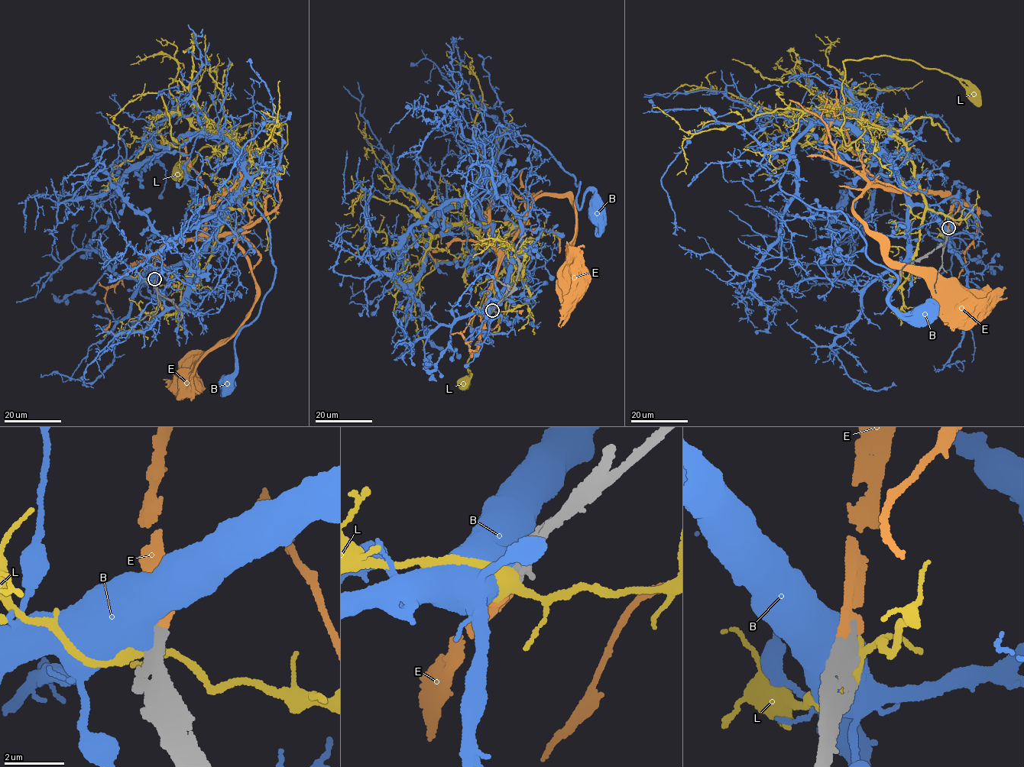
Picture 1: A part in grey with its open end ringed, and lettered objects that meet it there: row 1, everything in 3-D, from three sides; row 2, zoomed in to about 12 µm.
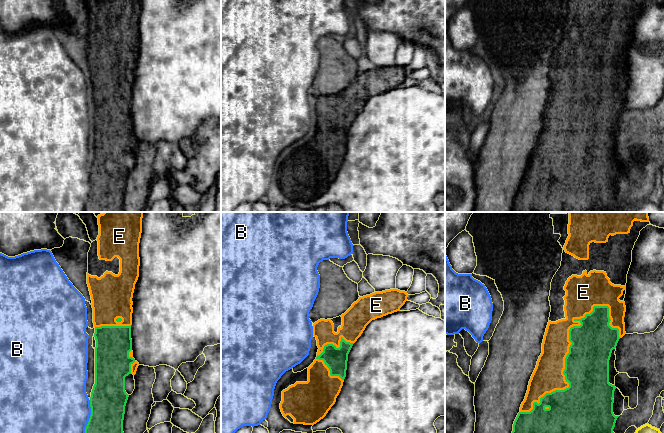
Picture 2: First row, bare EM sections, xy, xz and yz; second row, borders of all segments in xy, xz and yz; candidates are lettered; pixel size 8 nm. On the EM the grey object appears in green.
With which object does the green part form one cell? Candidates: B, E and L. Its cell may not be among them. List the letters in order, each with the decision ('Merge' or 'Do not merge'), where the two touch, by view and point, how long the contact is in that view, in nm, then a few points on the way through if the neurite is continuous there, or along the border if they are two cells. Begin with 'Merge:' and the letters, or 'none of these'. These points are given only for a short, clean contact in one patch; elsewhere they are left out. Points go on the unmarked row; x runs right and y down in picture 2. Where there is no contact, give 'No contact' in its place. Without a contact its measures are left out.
Merge: E
B: Do not merge. Touches green at xy (89, 194). Shared border 300 nm
E: Merge. Touches green at yz (565, 139). Shared border 1100 nm
L: Do not merge. No contact

